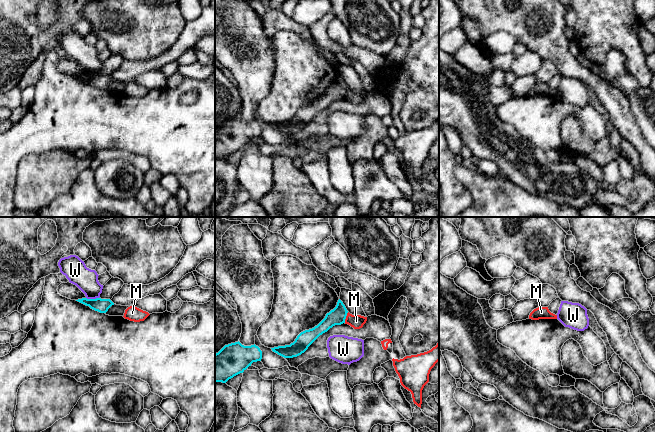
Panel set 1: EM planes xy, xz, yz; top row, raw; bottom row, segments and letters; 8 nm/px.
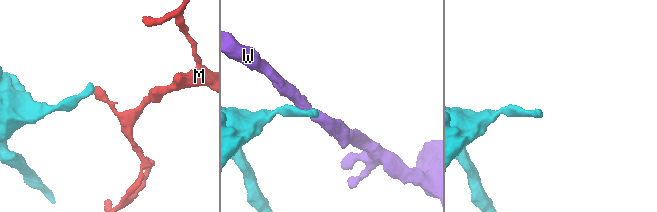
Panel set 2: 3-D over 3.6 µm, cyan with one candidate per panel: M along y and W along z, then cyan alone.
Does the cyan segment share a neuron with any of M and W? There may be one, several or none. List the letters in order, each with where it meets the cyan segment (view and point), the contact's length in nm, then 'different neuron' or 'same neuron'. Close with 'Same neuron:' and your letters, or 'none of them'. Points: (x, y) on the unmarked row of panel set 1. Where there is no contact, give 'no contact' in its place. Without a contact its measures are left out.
M: meets cyan in xz at (345, 93); contact 90 nm long; different neuron
W: meets cyan in xy at (92, 75); contact 100 nm long; different neuron
Same neuron: none of them

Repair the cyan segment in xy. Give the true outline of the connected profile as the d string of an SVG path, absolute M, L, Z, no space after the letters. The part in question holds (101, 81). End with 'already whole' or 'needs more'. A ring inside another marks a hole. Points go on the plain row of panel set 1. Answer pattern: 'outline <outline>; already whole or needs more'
outline M82 74L76 77L86 82L89 82L91 85L98 87L100 89L106 89L108 85L112 81L114 81L114 79L110 75L101 75L101 74L96 74L96 75Z; already whole

